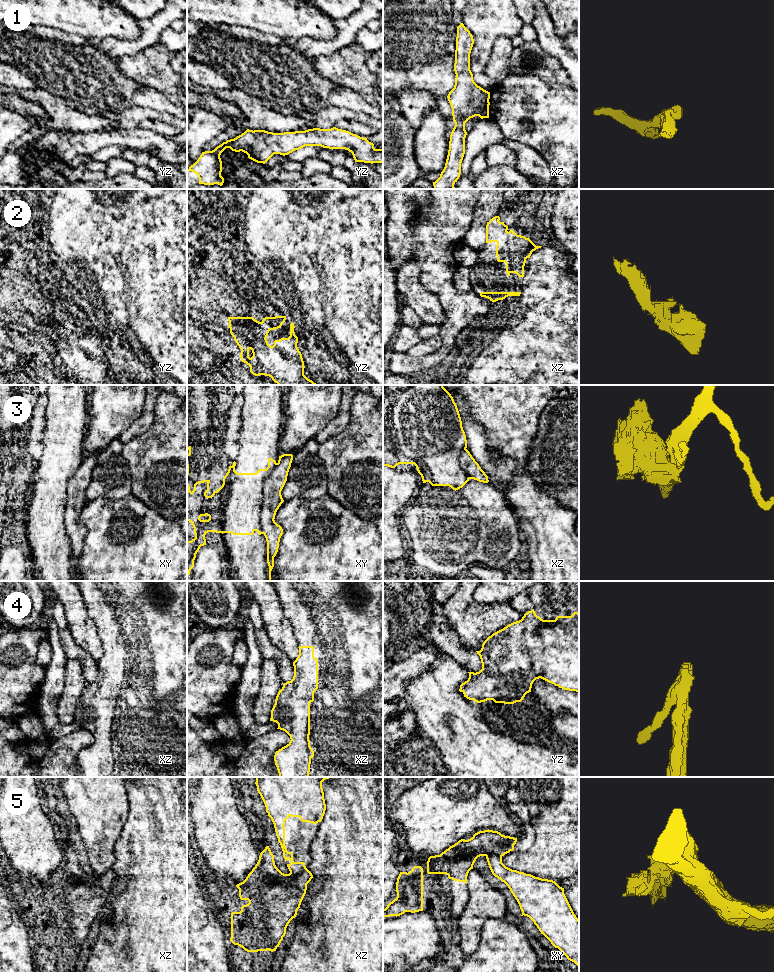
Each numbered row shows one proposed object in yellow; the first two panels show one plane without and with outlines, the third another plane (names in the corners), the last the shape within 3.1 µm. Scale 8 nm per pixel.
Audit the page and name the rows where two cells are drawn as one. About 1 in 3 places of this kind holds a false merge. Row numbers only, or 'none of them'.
3, 5

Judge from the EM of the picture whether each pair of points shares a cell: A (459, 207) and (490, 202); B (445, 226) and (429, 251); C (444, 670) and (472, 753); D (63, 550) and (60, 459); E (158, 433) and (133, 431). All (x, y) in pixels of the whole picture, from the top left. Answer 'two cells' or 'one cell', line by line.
A: two cells
B: one cell
C: one cell
D: one cell
E: two cells

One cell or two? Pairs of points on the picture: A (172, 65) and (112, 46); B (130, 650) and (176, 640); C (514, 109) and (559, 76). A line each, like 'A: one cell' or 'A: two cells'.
A: two cells
B: one cell
C: two cells

